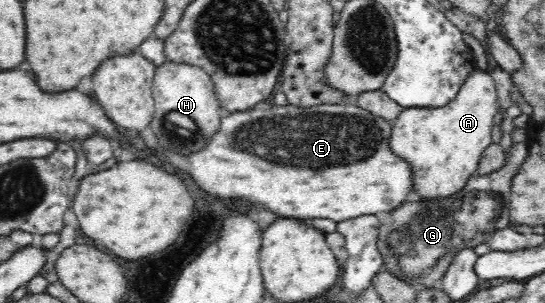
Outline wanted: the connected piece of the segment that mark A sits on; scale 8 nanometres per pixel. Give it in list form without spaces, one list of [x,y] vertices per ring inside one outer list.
[[[472,69],[451,103],[443,107],[407,107],[392,122],[391,151],[411,166],[414,191],[421,200],[441,200],[461,191],[478,169],[479,159],[493,141],[491,128],[497,113],[497,93],[491,74]]]

